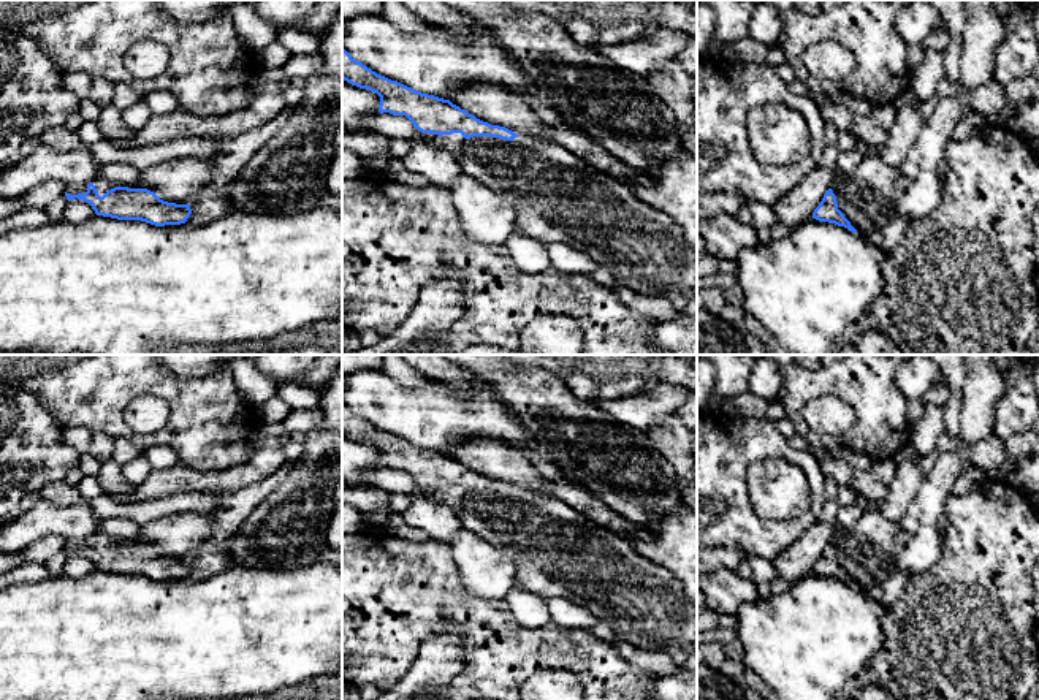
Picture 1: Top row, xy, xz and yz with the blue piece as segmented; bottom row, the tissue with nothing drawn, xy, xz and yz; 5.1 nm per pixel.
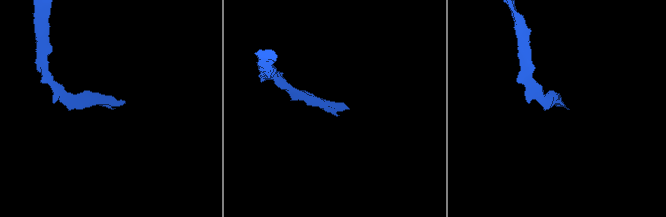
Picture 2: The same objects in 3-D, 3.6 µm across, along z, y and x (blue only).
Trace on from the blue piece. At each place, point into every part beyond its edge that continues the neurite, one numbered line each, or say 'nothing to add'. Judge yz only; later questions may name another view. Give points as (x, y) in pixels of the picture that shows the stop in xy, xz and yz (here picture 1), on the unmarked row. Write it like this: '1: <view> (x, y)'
1: yz (865, 550)

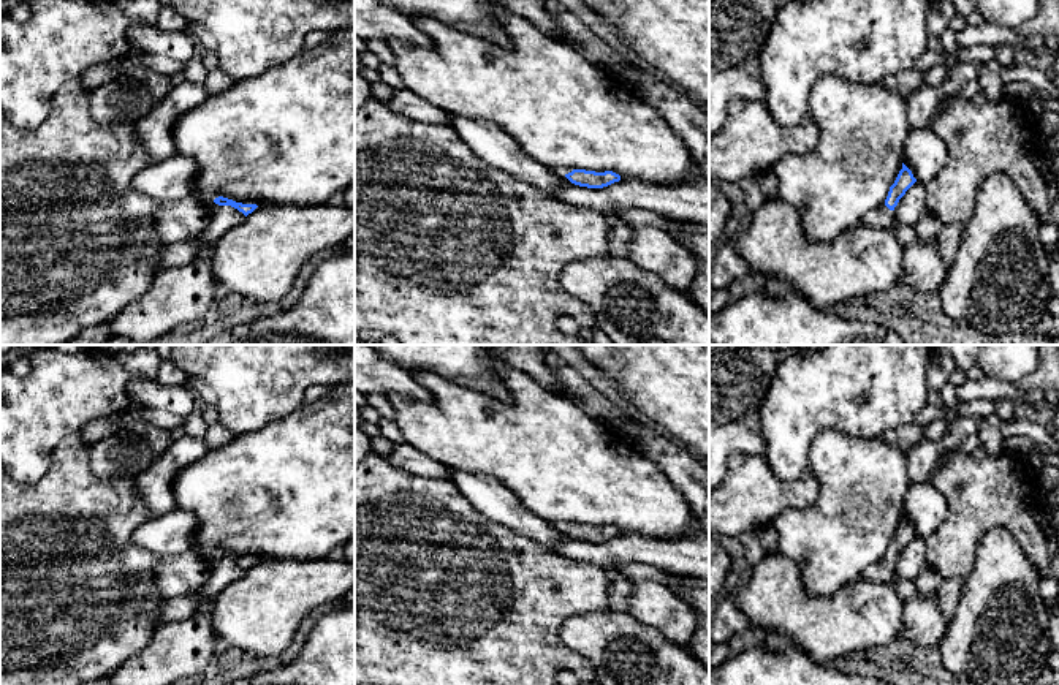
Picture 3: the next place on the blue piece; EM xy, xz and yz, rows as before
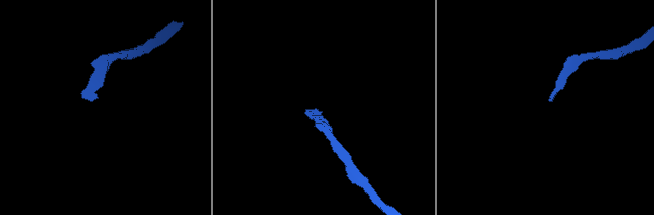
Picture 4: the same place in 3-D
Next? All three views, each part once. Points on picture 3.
1: xy (222, 573)

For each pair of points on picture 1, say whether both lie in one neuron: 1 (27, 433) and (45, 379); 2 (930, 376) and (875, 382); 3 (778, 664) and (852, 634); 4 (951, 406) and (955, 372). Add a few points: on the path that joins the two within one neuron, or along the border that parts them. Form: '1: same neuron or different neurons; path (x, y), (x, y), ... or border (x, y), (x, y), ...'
1: different neurons; border (16, 387), (26, 388), (62, 426)
2: different neurons; border (895, 371), (898, 388), (908, 399)
3: same neuron; path (797, 645), (806, 643), (818, 634), (833, 634)
4: same neuron; path (954, 398), (954, 380)

